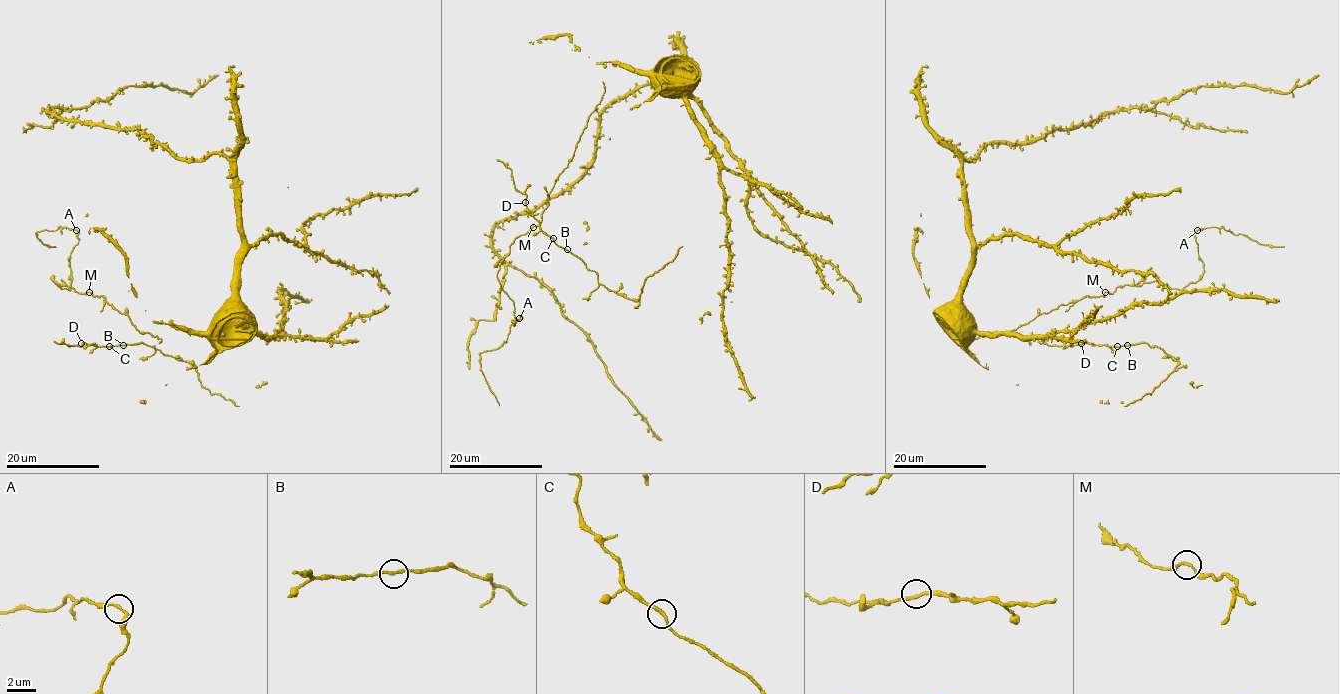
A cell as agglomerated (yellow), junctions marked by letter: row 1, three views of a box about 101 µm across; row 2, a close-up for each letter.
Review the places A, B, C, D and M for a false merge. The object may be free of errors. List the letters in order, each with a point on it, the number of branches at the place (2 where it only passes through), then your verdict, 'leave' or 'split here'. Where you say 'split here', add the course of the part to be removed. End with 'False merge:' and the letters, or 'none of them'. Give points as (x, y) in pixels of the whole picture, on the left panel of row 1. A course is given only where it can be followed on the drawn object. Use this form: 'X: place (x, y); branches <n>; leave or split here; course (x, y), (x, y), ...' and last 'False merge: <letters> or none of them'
A: place (76, 230); branches 2; leave
B: place (123, 345); branches 2; leave
C: place (109, 346); branches 2; leave
D: place (81, 343); branches 2; leave
M: place (89, 292); branches 2; leave
False merge: none of them

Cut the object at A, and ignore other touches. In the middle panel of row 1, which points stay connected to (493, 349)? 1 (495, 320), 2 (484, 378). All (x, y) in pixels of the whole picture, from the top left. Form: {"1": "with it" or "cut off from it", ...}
{"1": "cut off from it", "2": "with it"}

